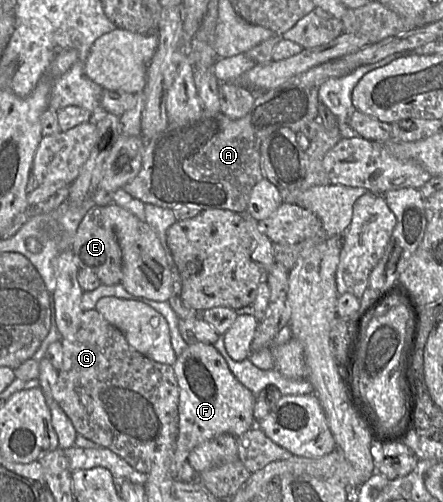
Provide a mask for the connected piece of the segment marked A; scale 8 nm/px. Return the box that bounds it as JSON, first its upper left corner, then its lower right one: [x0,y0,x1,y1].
[121,58,357,214]

